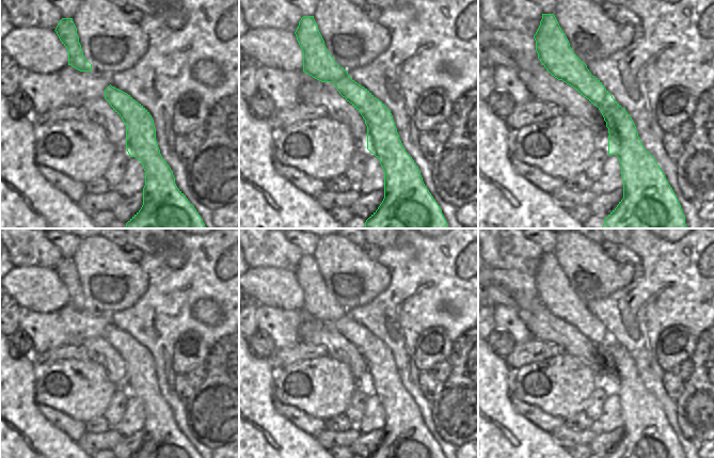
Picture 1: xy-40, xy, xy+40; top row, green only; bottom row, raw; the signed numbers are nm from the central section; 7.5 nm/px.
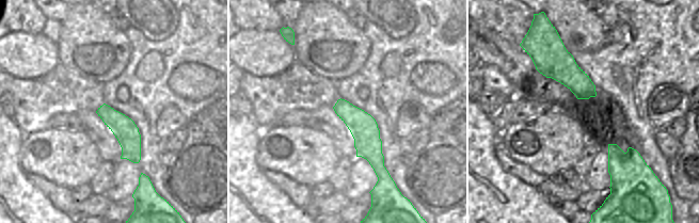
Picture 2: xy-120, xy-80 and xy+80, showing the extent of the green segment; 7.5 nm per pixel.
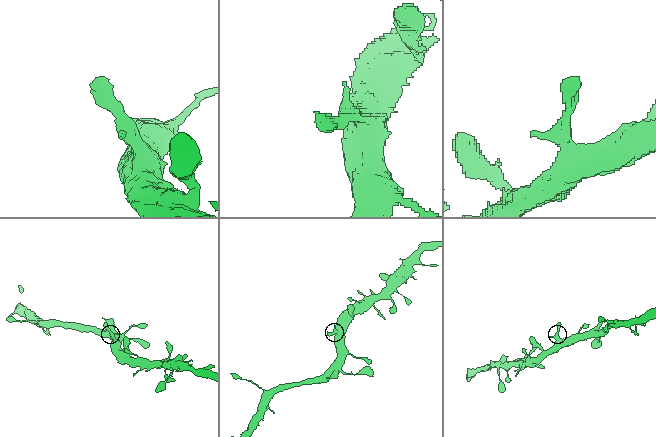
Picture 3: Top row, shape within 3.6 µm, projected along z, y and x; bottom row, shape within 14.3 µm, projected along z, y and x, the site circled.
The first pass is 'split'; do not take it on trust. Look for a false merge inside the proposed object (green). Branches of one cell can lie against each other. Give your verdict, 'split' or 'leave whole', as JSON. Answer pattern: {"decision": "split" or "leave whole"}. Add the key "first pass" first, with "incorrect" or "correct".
{"first pass": "incorrect", "decision": "leave whole"}

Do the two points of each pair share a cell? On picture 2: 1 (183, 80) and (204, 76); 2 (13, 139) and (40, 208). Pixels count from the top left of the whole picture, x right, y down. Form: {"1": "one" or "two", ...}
{"1": "one", "2": "one"}

